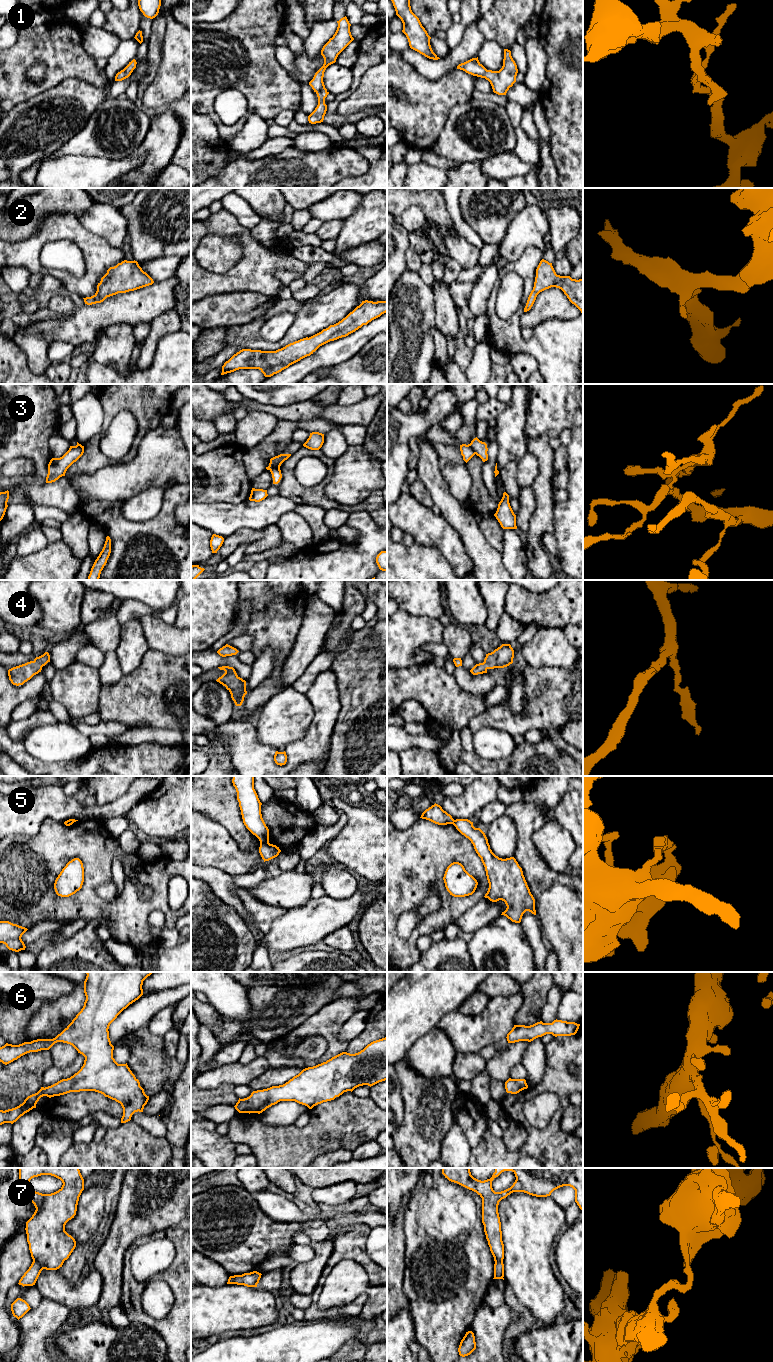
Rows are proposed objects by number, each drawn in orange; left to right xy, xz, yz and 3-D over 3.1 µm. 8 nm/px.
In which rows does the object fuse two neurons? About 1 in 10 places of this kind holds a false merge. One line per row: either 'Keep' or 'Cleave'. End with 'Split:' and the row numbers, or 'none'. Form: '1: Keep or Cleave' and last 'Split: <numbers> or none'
1: Keep
2: Keep
3: Cleave
4: Keep
5: Cleave
6: Keep
7: Cleave
Split: 3, 5, 7

